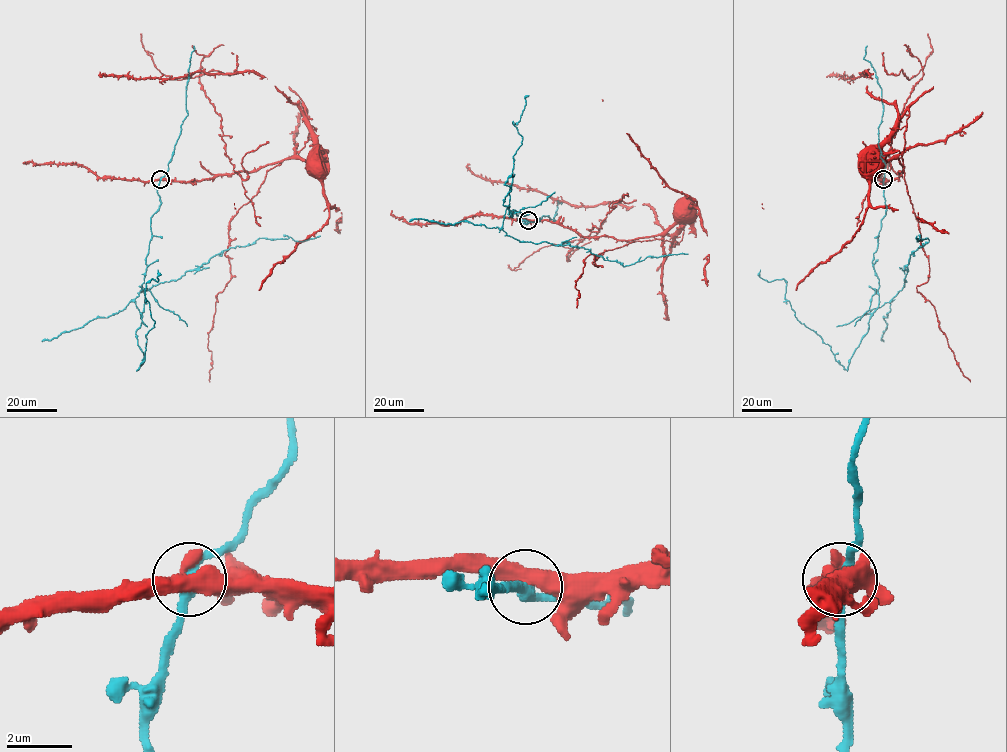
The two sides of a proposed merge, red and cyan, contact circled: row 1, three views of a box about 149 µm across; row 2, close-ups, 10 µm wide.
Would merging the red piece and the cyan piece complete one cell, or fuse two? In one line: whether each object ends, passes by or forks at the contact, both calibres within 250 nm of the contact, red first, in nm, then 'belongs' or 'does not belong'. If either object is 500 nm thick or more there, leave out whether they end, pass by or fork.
calibres 550 and 360 nm; does not belong

